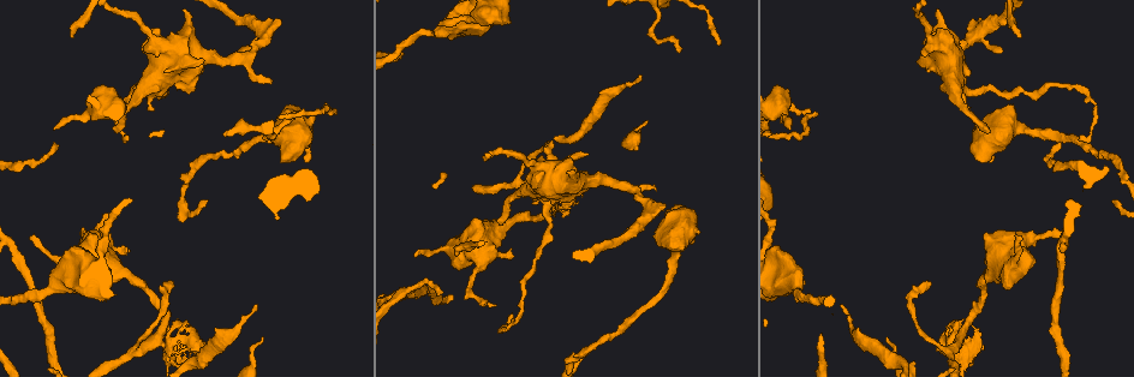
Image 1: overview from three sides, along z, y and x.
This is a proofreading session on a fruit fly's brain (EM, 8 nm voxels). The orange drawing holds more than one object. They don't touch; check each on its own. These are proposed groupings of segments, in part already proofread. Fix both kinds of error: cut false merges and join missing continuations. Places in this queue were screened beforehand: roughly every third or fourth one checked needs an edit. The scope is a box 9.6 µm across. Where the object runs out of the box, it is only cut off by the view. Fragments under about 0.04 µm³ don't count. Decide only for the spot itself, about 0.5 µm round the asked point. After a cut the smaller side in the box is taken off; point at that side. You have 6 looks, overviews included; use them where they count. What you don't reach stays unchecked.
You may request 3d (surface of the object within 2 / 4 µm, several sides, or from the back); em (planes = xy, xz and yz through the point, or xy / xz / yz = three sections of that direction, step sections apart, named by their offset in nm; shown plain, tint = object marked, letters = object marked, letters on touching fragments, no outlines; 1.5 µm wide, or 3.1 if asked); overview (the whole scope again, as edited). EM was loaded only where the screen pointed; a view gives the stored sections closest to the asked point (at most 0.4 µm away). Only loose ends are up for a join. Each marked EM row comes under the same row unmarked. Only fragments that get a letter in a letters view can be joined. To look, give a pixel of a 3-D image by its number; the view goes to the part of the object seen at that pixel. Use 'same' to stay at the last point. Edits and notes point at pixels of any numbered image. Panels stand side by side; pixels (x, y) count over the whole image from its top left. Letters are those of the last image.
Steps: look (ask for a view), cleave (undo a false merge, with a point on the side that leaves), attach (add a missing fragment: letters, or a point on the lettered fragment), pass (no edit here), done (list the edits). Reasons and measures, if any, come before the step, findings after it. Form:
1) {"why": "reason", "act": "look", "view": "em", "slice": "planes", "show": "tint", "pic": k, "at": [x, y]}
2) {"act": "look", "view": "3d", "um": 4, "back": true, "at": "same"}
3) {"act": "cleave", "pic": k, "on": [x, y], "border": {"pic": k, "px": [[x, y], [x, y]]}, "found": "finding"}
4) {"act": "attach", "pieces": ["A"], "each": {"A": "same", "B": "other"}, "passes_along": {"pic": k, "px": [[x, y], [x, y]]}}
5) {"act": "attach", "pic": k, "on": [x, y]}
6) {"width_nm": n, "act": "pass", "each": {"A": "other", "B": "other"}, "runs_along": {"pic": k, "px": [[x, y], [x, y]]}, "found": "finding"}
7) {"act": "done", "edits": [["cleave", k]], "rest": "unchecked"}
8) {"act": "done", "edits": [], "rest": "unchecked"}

{"why": "thick end", "act": "look", "view": "3d", "um": 4, "pic": 1, "at": [67, 251]}

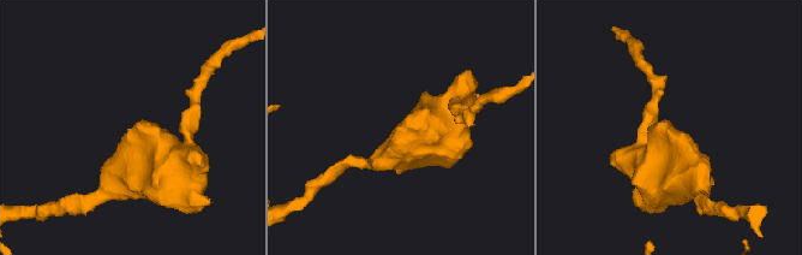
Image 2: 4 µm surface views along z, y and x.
{"act": "look", "view": "em", "slice": "planes", "show": "letters", "pic": 2, "at": [127, 133]}

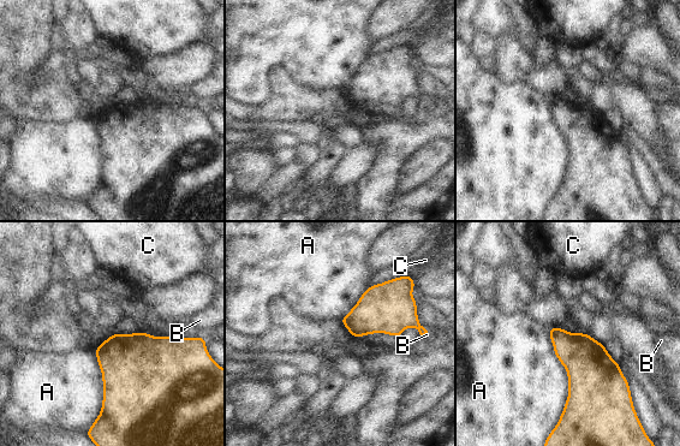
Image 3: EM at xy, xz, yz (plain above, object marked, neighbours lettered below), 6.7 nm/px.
{"act": "pass", "each": {"A": "other", "B": "other", "C": "other"}, "border": {"pic": 3, "px": [[547, 328], [567, 375], [559, 418]]}, "found": "no lettered fragment goes on from it"}

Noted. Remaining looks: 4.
{"why": "free end", "act": "look", "view": "em", "slice": "xy", "step": 4, "show": "tint", "pic": 1, "at": [1079, 137]}

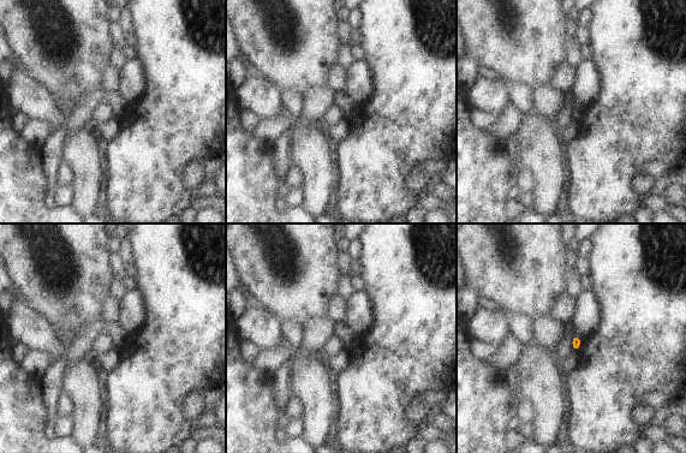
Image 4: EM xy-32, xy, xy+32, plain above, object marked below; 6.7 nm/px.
{"why": "another direction", "act": "look", "view": "em", "slice": "xz", "step": 4, "show": "letters", "at": "same"}

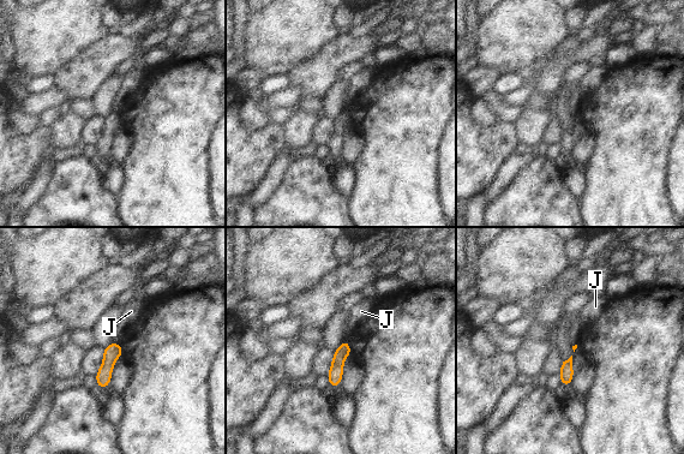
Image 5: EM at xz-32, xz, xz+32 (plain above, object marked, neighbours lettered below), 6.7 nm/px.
{"act": "pass", "each": {"J": "other"}, "runs_along": {"pic": 5, "px": [[344, 344], [332, 383]]}, "found": "no lettered fragment goes on from it"}

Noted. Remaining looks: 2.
{"why": "branch stops here", "act": "look", "view": "3d", "um": 2, "pic": 1, "at": [271, 82]}

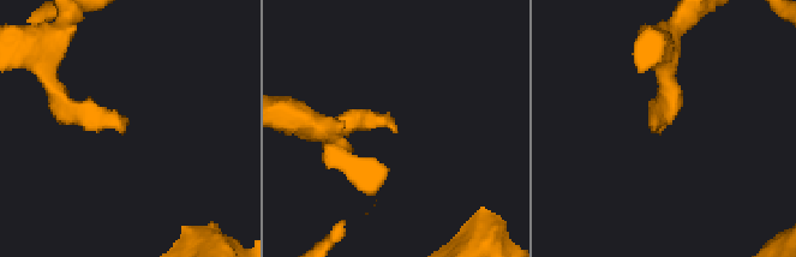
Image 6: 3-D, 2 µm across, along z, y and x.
{"act": "look", "view": "em", "slice": "yz", "step": 4, "show": "letters", "pic": 6, "at": [124, 123]}

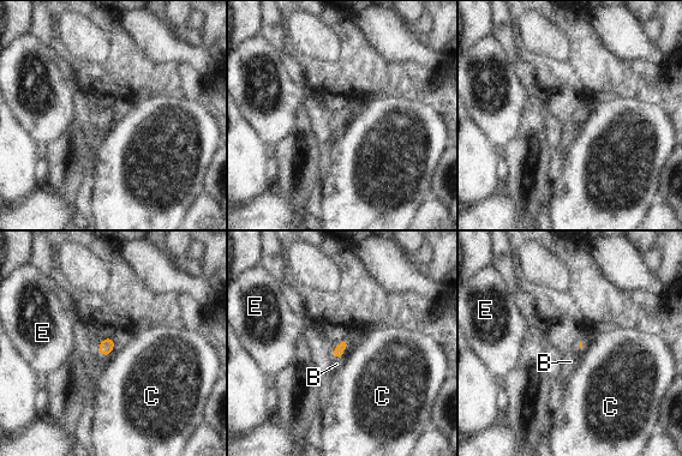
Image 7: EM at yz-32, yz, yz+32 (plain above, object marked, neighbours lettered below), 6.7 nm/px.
{"act": "attach", "pieces": ["B"], "each": {"B": "same", "C": "other", "E": "other"}, "passes_along": {"pic": 7, "px": [[341, 346], [337, 355], [336, 364]]}, "found": "the cell continues"}

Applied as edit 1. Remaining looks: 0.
{"act": "done", "edits": [["attach", 7]], "rest": "unchecked"}

